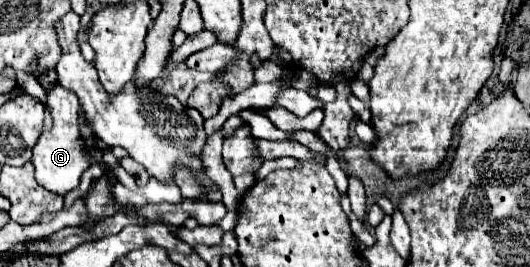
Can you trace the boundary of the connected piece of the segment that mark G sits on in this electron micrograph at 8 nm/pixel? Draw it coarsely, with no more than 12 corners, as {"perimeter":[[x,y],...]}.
{"perimeter":[[63,86],[47,94],[53,116],[33,148],[35,180],[65,196],[91,154],[79,136],[79,102]]}

